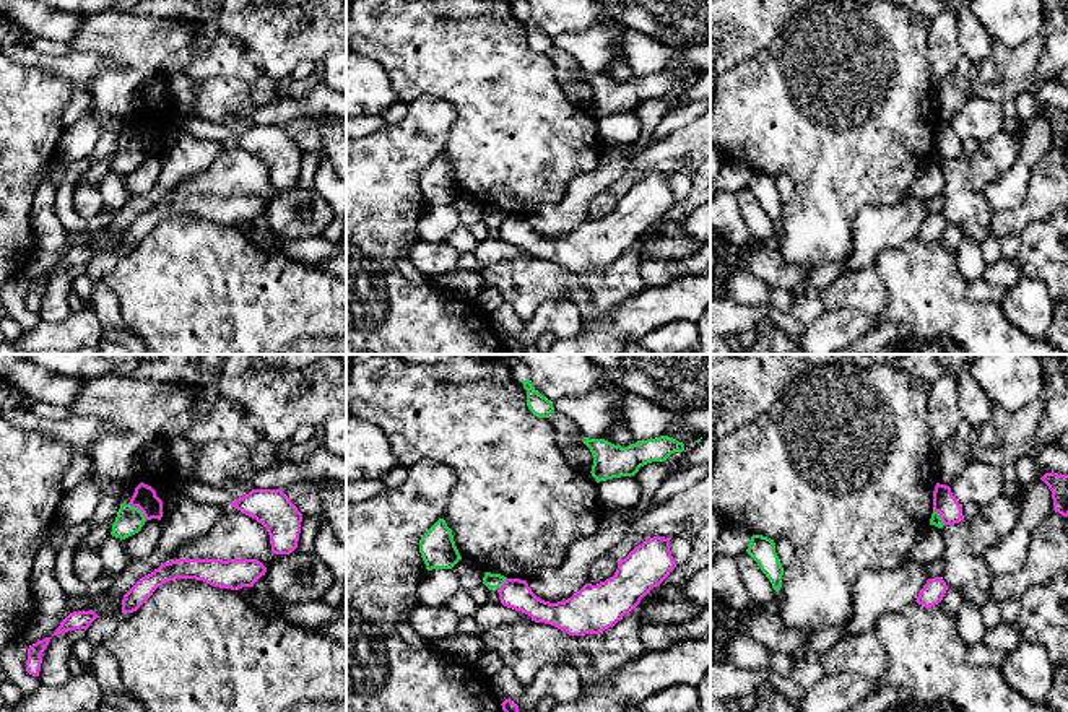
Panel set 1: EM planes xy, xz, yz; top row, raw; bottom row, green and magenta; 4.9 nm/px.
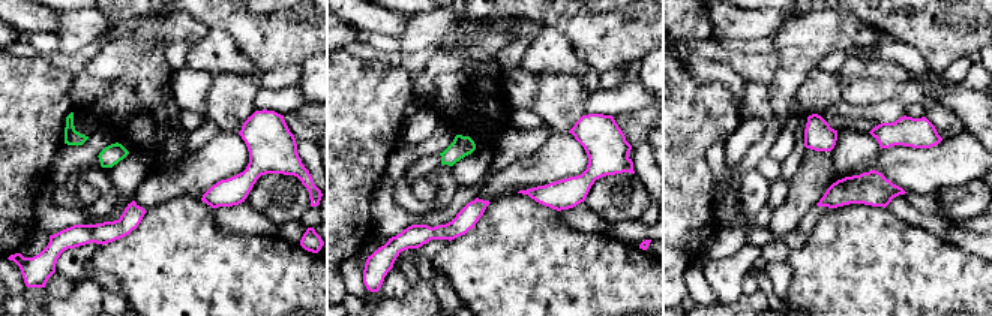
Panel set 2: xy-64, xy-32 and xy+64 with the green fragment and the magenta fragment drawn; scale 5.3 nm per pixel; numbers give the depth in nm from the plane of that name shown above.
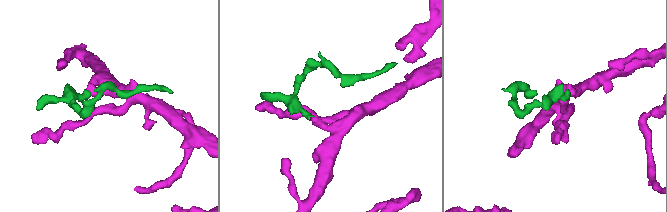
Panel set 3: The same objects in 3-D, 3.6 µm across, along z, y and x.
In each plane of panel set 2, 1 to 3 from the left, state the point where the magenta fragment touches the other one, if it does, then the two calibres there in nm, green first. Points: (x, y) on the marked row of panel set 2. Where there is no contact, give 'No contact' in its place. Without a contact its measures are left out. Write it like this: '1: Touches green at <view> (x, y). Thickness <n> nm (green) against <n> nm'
1: No contact
2: No contact
3: No contact

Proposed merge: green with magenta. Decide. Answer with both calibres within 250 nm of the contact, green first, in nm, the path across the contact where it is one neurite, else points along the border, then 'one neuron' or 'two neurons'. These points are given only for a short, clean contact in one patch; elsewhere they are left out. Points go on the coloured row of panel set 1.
140 nm thick on the green side, 120 nm on the other; border along xy (129, 503), (147, 519); two neurons

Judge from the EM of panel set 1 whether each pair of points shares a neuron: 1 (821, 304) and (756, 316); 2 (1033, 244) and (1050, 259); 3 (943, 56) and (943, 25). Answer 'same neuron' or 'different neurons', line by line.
1: same neuron
2: same neuron
3: same neuron

